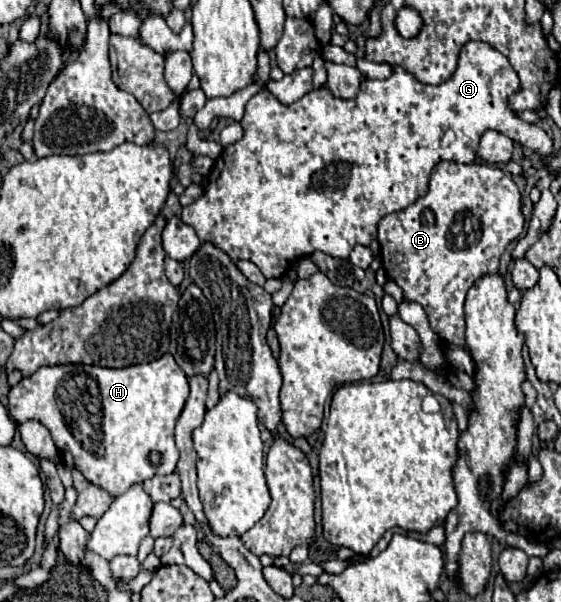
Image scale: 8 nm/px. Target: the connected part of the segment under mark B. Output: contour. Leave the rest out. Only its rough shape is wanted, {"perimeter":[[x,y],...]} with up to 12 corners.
{"perimeter":[[440,162],[378,224],[386,276],[464,344],[464,300],[524,232],[498,166]]}

